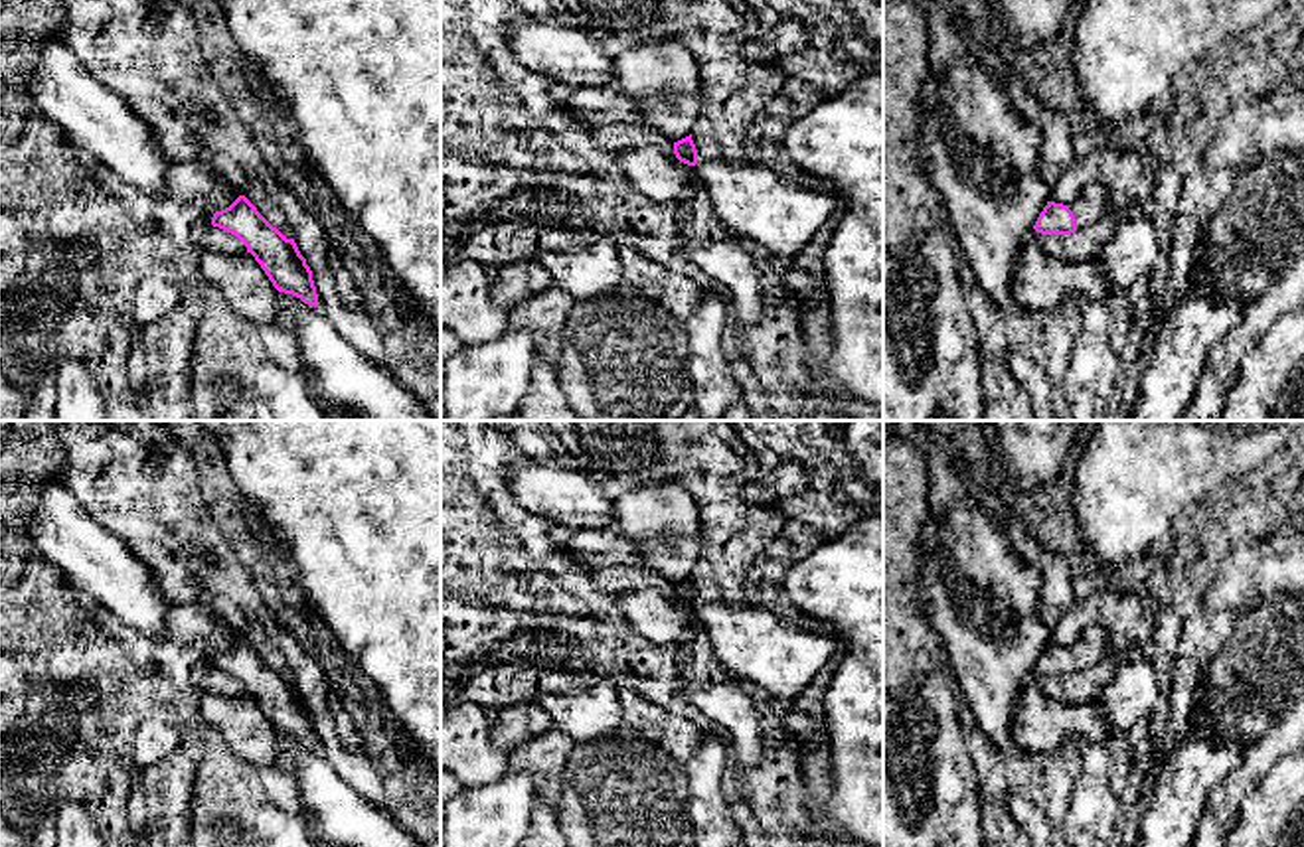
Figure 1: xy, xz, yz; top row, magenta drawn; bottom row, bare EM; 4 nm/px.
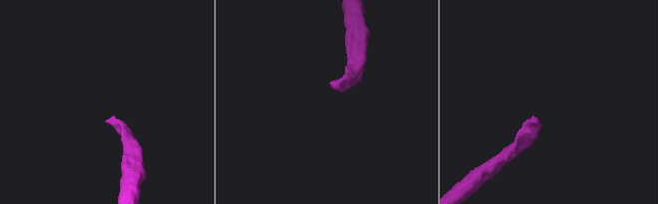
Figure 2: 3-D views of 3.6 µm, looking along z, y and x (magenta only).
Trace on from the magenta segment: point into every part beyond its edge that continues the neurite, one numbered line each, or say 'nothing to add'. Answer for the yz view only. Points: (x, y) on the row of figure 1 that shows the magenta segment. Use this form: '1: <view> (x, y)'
1: yz (1091, 206)

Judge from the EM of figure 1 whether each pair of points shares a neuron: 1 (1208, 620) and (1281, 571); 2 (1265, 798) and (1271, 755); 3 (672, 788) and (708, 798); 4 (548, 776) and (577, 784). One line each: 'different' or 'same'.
1: same
2: different
3: different
4: different

